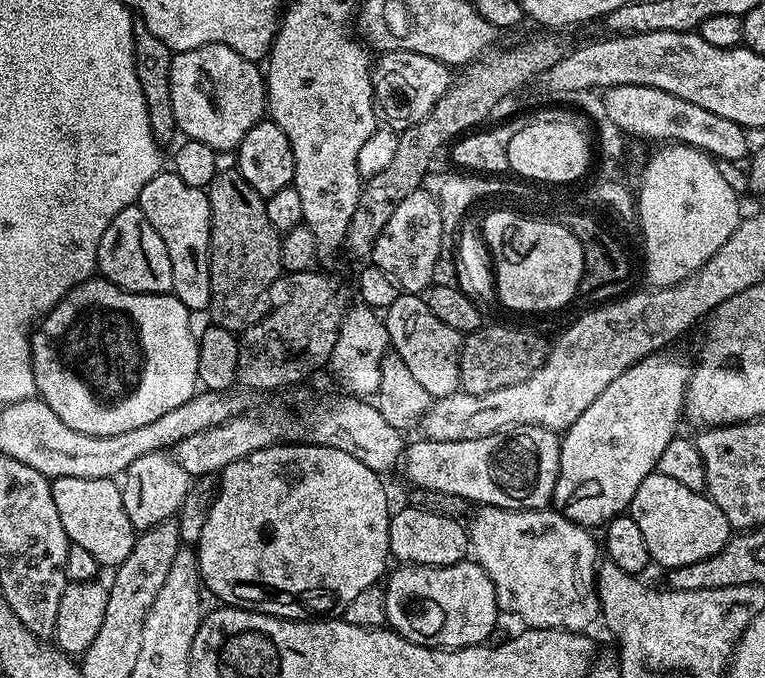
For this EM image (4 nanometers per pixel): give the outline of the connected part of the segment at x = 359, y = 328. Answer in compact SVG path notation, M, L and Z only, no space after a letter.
M357 303L351 305L343 316L328 368L342 382L349 395L355 396L356 399L369 399L375 397L381 383L381 360L389 348L389 331L386 330L383 317L368 305Z

